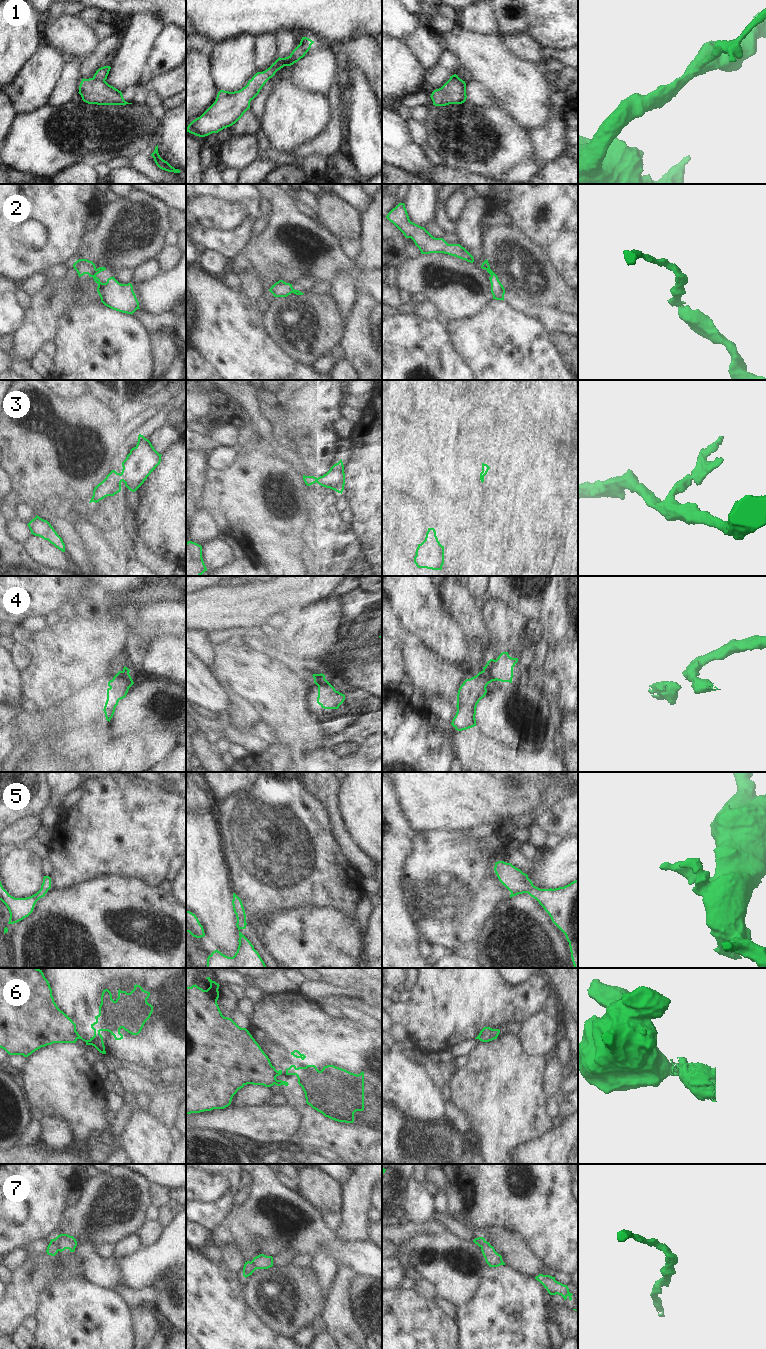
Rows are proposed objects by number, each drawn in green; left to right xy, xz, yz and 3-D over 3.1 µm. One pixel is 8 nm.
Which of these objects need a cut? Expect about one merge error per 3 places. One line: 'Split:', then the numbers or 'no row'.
Split: 1, 2, 4, 6, 7

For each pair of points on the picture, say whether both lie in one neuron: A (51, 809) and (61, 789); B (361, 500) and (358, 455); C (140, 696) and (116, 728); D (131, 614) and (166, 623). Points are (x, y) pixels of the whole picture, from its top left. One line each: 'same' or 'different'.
A: same
B: same
C: same
D: same

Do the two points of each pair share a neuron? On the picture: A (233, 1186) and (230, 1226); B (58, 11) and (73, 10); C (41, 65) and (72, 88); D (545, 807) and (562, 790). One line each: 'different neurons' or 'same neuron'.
A: different neurons
B: same neuron
C: different neurons
D: same neuron

